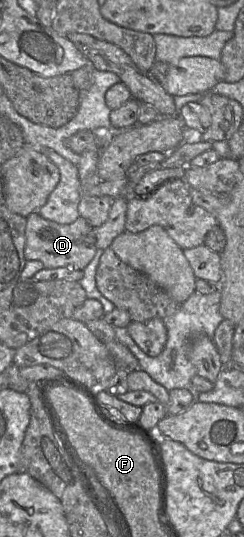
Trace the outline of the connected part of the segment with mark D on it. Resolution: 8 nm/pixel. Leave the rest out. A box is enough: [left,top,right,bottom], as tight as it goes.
[24,212,96,270]

